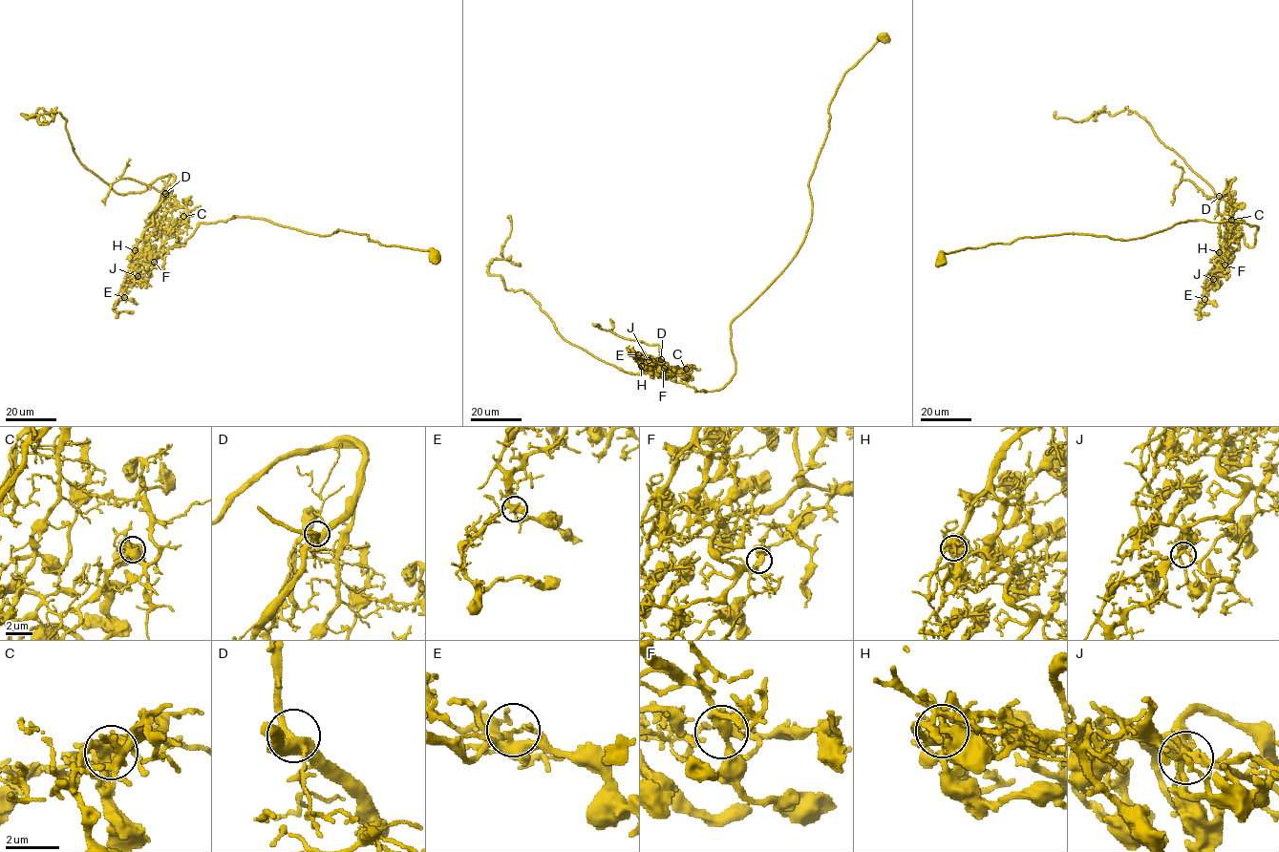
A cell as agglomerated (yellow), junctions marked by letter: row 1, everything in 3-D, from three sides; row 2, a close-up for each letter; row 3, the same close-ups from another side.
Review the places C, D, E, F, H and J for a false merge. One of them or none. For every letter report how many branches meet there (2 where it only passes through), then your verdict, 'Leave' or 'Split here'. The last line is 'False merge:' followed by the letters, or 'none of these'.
C: Branches: 7. Leave
D: Branches: 4. Leave
E: Branches: 4. Leave
F: Branches: 5. Leave
H: Branches: 9. Split here
J: Branches: 5. Leave
False merge: H

